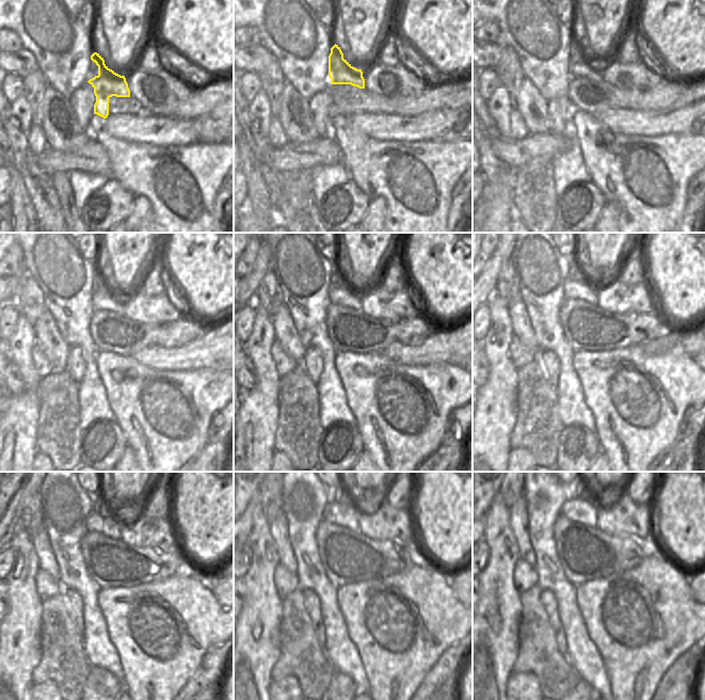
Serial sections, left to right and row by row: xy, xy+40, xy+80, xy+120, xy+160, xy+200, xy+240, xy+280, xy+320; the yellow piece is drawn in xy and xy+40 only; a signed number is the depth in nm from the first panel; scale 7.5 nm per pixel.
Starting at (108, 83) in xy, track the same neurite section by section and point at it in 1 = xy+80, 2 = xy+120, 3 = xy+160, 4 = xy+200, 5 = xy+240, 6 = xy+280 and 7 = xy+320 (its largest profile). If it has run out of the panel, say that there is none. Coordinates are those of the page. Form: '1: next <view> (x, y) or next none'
1: next xy+80 (581, 65)
2: next xy+120 (103, 298)
3: next xy+160 (340, 292)
4: next xy+200 (581, 286)
5: next xy+240 (105, 518)
6: next xy+280 (343, 511)
7: next xy+320 (583, 509)

